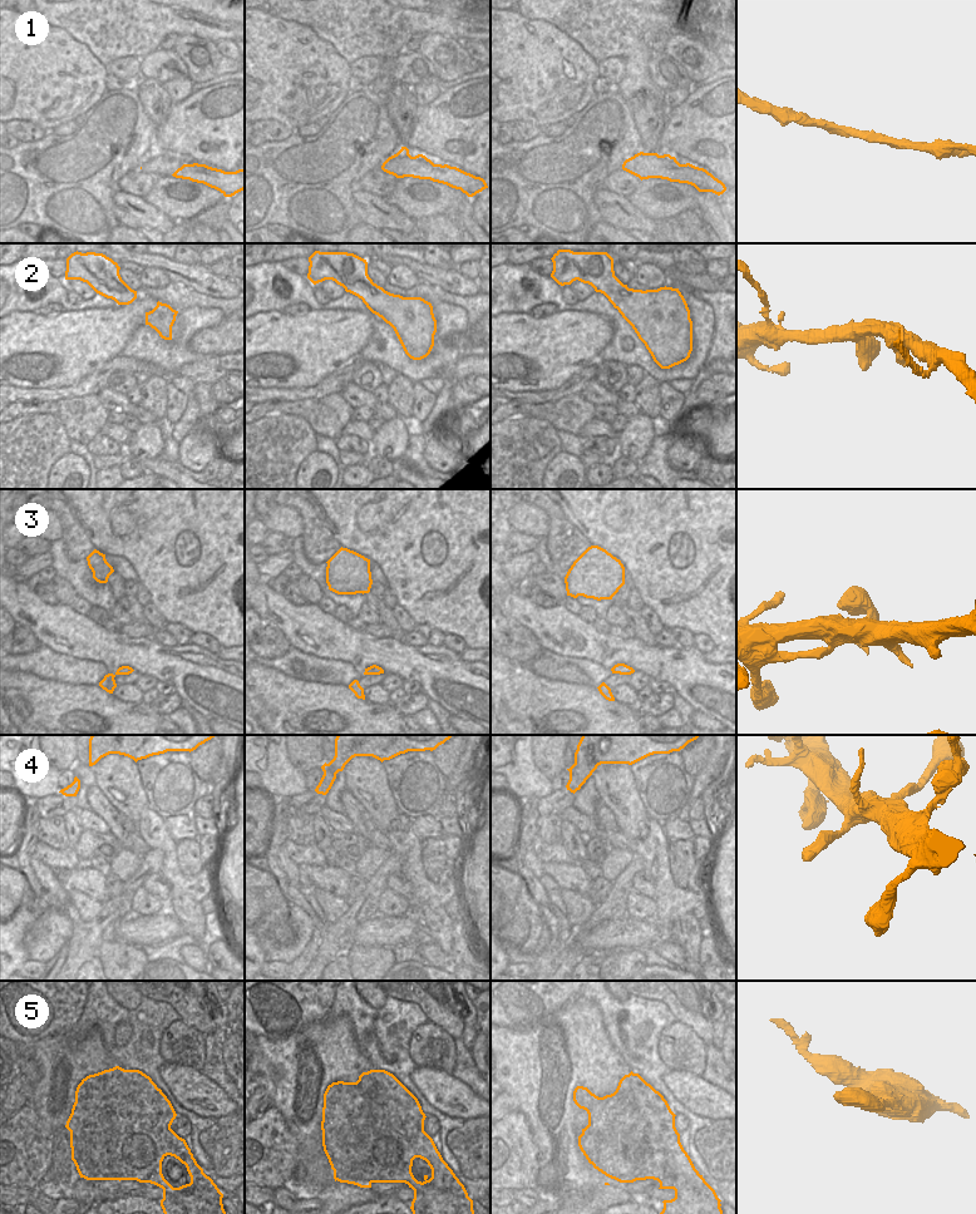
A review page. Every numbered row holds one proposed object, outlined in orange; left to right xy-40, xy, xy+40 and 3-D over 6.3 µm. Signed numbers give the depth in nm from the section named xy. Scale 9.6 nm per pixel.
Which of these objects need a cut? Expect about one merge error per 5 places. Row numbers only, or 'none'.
none

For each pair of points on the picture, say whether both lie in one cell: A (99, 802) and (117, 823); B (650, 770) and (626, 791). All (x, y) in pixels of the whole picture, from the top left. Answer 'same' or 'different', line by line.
A: same
B: different

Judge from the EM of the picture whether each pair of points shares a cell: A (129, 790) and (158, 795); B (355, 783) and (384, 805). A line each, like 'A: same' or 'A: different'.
A: different
B: same

